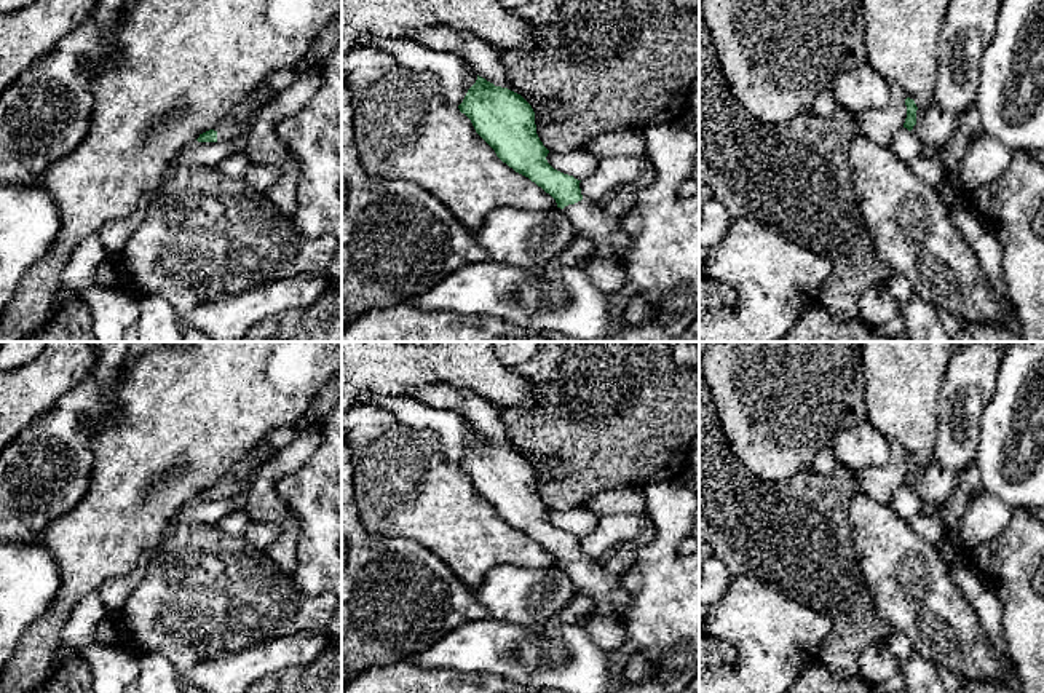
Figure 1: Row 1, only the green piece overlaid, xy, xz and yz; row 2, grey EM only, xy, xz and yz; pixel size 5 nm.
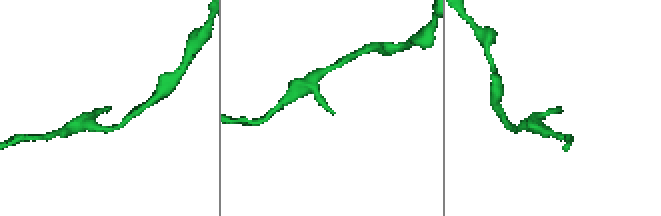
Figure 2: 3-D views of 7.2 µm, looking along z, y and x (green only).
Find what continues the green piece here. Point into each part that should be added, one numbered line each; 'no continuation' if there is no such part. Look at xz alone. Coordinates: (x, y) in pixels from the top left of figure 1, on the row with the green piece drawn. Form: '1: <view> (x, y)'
1: xz (612, 241)

